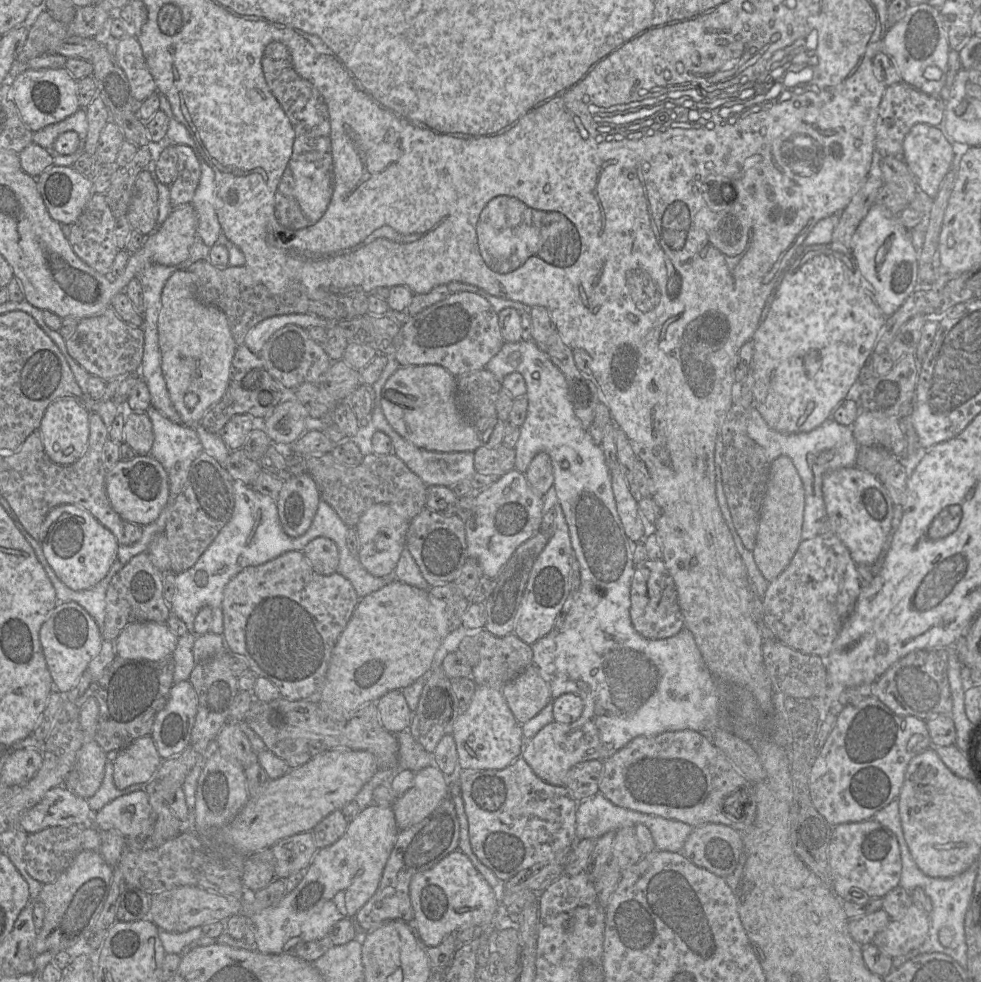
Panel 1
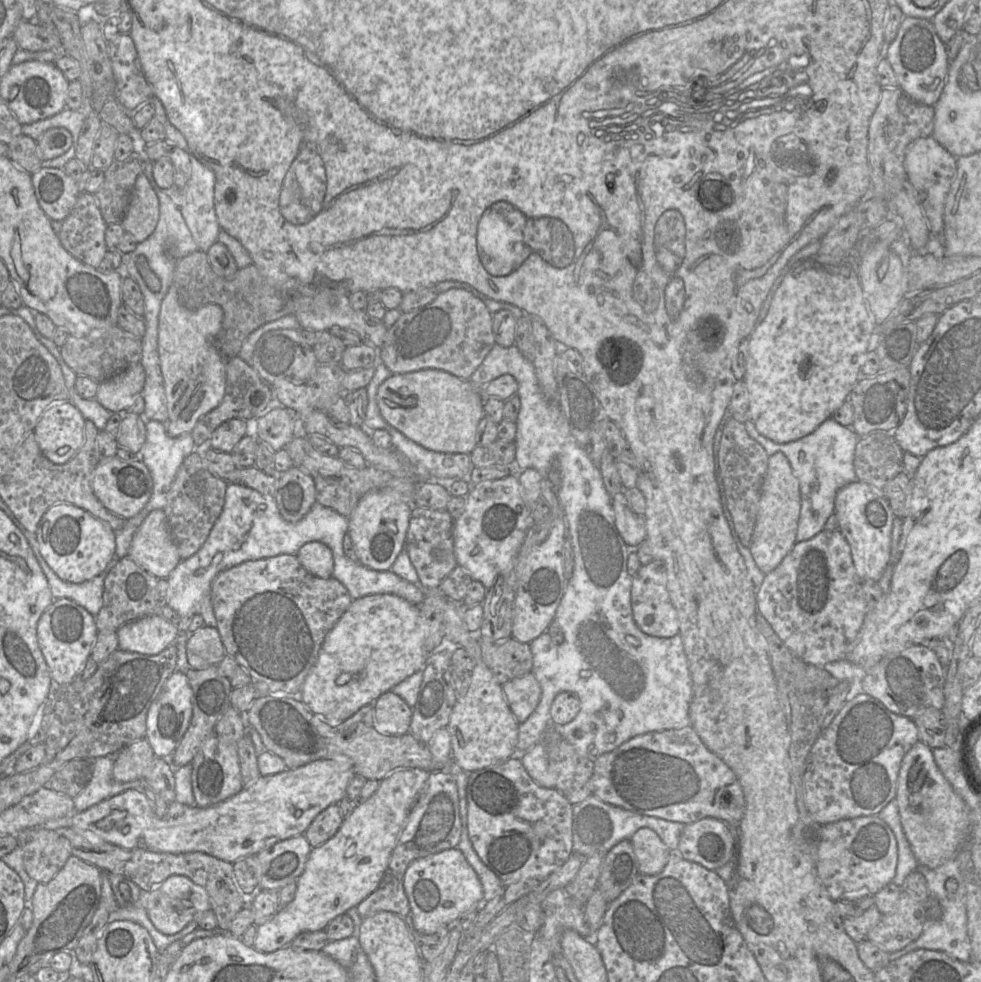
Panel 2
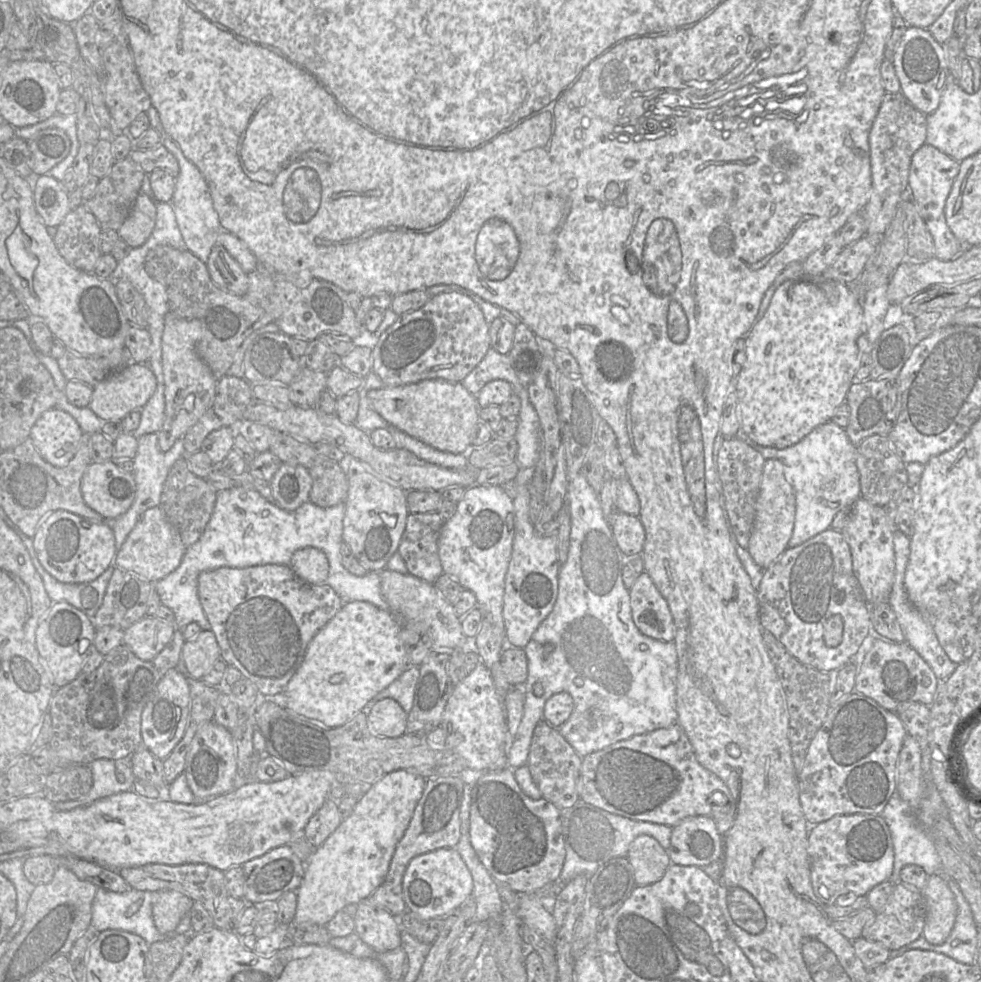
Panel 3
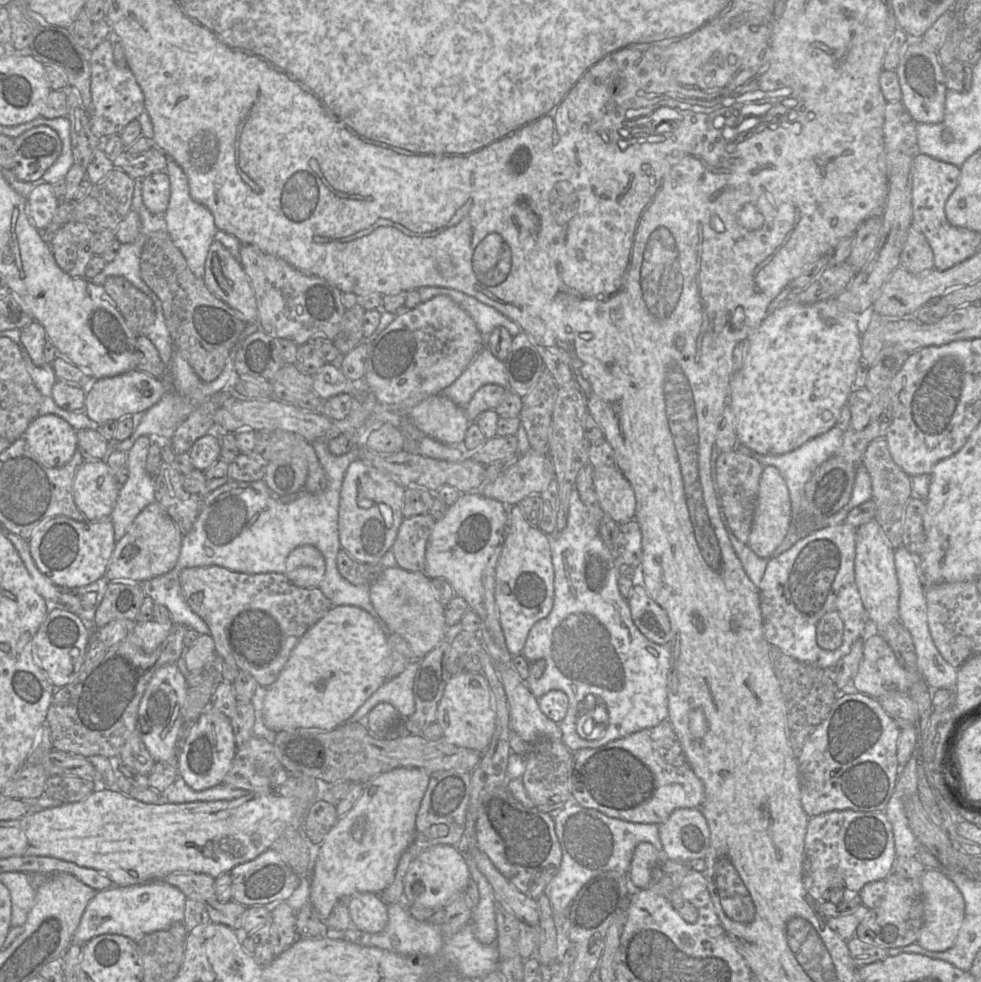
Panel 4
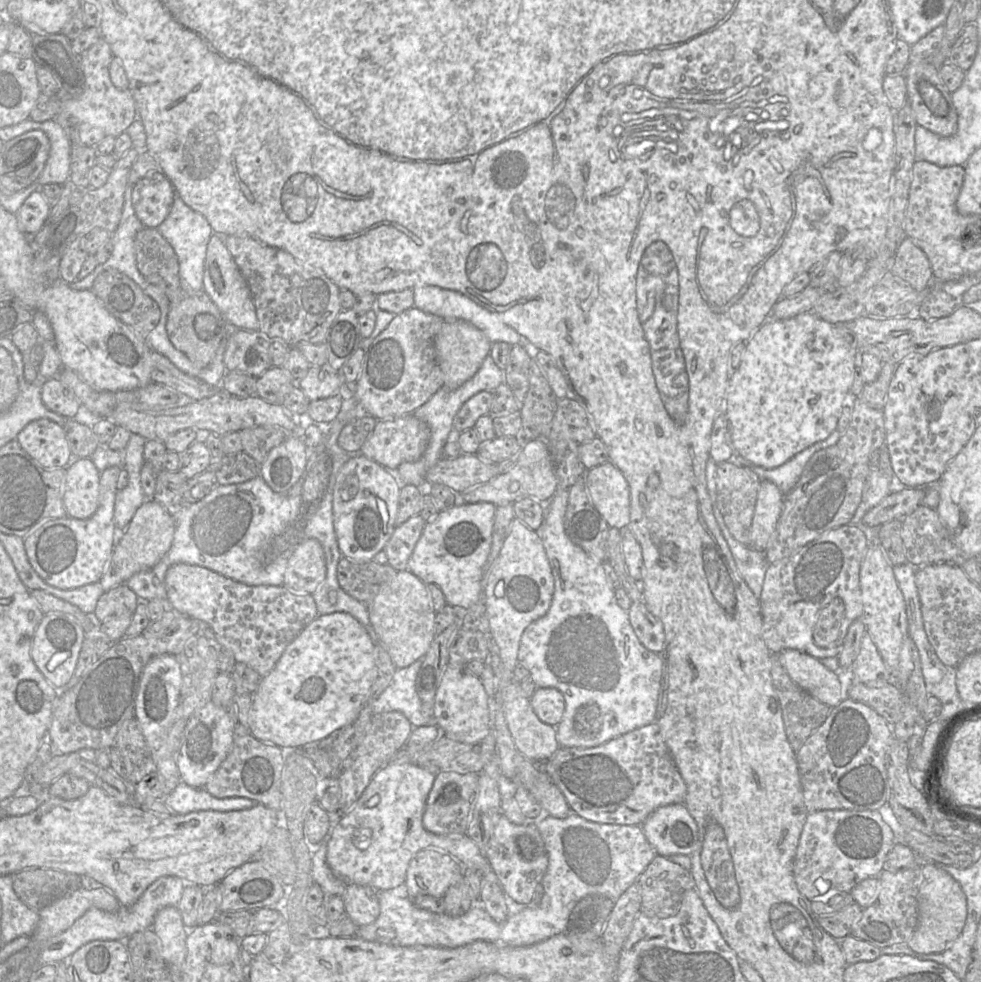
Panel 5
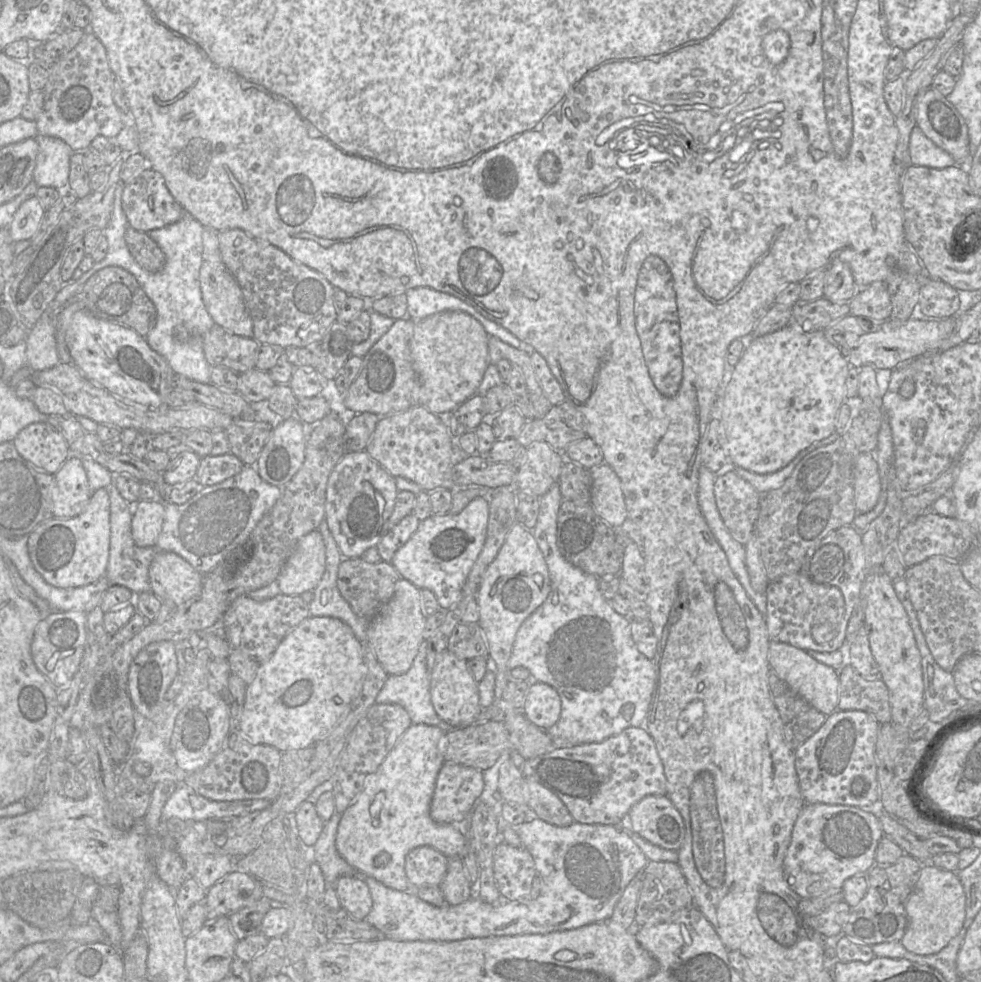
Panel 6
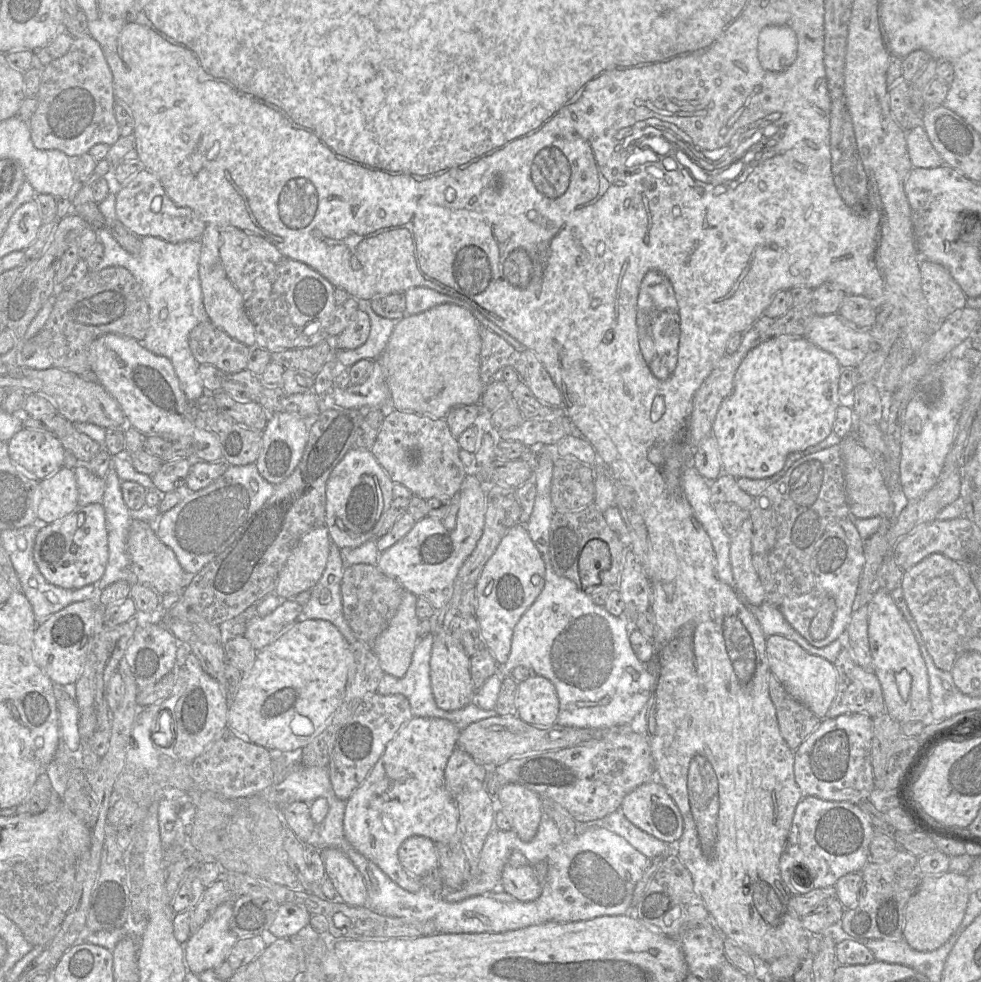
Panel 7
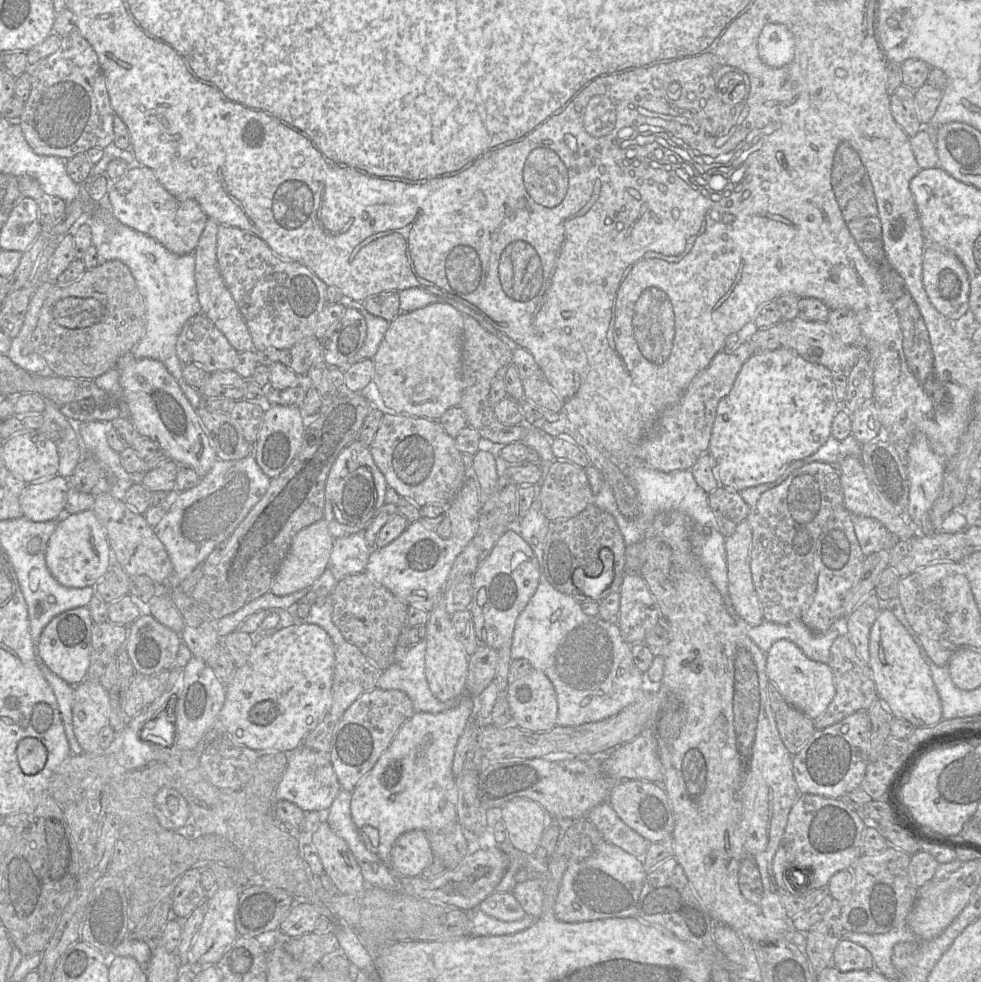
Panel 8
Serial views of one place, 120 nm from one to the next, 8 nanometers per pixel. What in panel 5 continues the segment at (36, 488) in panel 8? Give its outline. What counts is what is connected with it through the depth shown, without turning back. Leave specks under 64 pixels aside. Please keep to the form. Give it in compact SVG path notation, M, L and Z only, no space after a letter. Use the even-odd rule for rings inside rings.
M74 457L67 465L63 502L68 517L88 519L96 512L100 474L90 458Z

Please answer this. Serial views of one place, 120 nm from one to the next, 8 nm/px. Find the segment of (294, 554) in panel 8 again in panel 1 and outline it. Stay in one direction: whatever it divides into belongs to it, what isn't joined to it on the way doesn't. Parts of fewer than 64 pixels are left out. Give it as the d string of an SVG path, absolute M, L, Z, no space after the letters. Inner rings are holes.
M316 537L304 547L303 553L316 572L322 575L338 572L339 550L332 539Z

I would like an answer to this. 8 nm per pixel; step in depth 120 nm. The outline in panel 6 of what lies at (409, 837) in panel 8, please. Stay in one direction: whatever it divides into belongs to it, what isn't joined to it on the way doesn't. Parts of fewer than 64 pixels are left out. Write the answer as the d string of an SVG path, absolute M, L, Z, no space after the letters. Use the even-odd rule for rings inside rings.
M430 846L412 849L405 858L405 873L414 888L440 886L448 868L449 858Z

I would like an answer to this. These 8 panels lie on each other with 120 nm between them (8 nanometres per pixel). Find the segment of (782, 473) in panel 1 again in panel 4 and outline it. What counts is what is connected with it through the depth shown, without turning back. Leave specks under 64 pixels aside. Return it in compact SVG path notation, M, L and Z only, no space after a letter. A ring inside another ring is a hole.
M774 466L763 469L752 529L747 545L760 558L770 559L789 532L792 511L789 490L785 479Z

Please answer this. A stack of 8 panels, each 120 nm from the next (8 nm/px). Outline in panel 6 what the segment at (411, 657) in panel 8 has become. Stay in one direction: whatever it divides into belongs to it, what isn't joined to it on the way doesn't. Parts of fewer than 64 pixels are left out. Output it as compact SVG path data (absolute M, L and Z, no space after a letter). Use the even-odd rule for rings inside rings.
M424 640L410 669L402 675L389 675L375 703L398 704L408 712L412 724L434 725L446 733L448 726L437 715L431 702L426 656L427 640Z

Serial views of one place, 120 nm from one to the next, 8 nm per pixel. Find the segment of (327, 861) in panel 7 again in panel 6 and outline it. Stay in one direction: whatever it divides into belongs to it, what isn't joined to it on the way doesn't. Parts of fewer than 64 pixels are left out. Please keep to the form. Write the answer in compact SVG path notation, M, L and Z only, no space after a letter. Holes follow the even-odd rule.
M342 876L334 883L340 905L356 921L364 920L373 905L367 883L361 876Z

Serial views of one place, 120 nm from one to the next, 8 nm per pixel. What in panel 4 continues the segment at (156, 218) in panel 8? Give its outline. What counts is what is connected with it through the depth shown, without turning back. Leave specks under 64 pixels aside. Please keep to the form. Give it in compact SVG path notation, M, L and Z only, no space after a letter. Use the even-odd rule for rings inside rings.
M166 172L150 174L142 180L142 199L153 214L165 214L170 201L170 179Z

